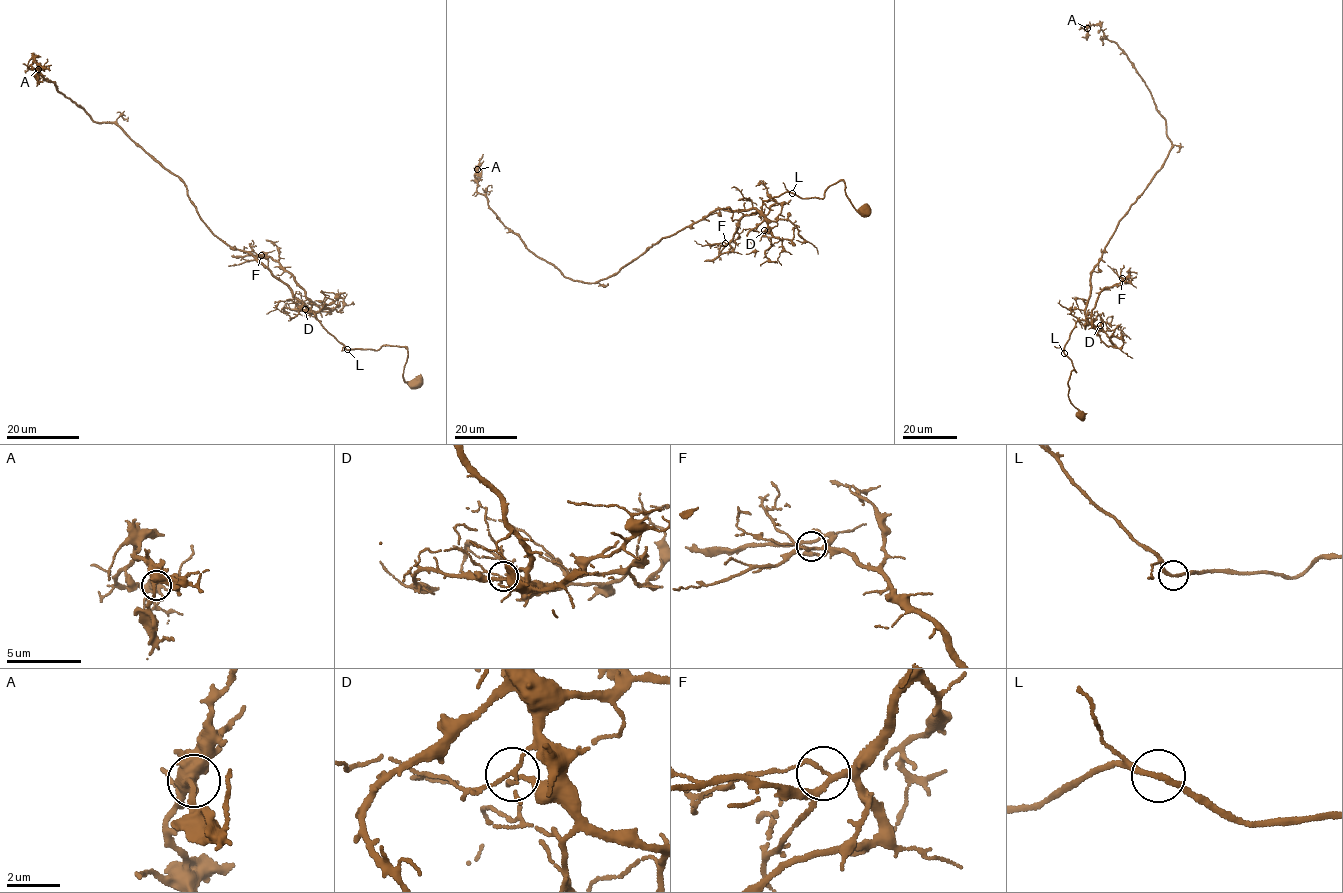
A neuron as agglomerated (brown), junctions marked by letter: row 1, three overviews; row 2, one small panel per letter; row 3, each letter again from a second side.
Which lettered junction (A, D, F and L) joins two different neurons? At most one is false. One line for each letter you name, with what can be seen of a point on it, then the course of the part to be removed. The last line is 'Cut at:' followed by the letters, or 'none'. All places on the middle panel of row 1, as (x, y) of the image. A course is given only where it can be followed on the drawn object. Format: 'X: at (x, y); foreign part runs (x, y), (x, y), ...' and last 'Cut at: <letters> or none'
Cut at: none

